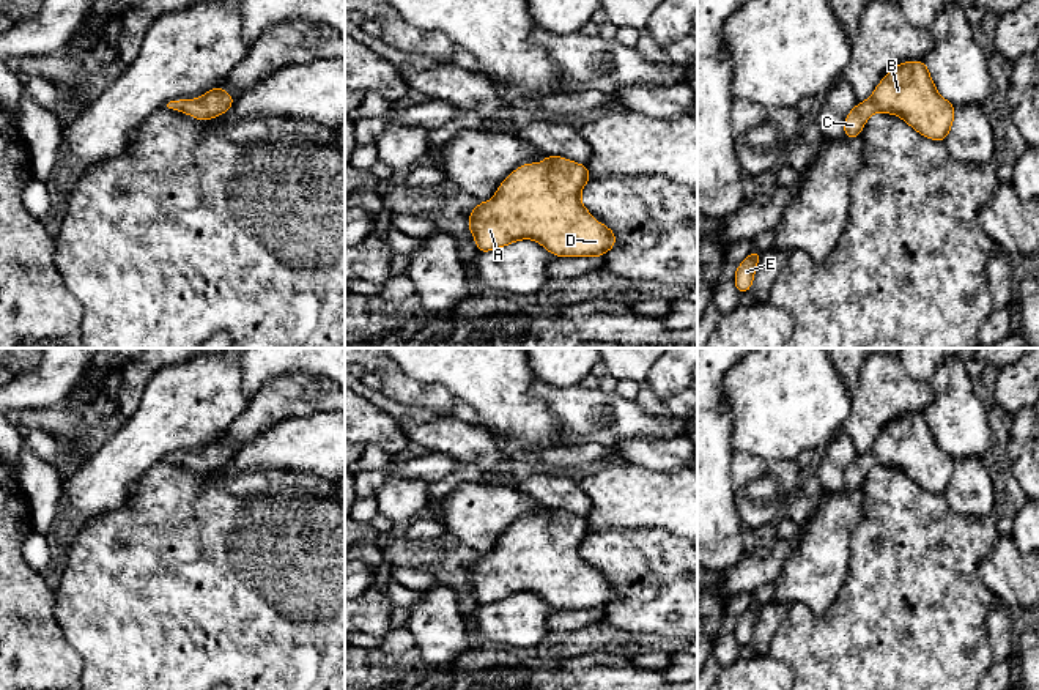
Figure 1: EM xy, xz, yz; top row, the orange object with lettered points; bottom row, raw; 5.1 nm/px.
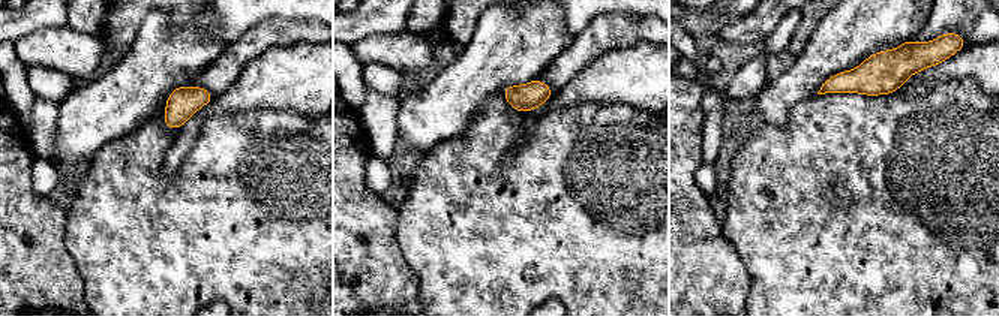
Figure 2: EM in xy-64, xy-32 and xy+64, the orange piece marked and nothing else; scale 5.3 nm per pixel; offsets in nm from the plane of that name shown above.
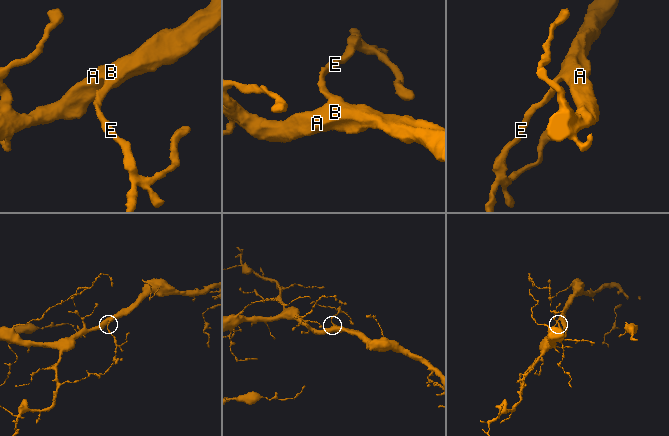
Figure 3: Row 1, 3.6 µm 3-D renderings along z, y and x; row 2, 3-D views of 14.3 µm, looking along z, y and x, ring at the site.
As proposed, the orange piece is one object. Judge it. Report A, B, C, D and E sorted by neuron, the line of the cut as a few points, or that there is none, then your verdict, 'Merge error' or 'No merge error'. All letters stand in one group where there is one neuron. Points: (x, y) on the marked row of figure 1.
Groups: A B C D E. No split. No merge error

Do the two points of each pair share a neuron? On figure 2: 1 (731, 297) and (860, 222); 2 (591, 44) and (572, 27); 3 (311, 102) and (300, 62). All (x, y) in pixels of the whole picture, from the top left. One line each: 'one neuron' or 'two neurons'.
1: two neurons
2: two neurons
3: one neuron

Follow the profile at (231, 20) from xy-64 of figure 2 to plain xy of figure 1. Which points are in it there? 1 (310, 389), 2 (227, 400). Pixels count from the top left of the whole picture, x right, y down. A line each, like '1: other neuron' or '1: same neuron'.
1: other neuron
2: other neuron

